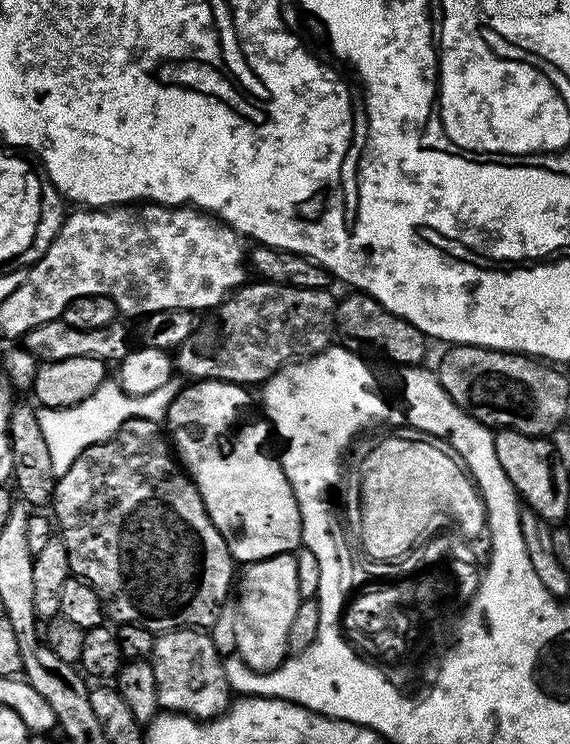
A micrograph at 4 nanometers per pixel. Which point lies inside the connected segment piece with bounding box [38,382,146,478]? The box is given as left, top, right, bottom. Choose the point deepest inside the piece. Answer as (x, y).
(68, 431)

